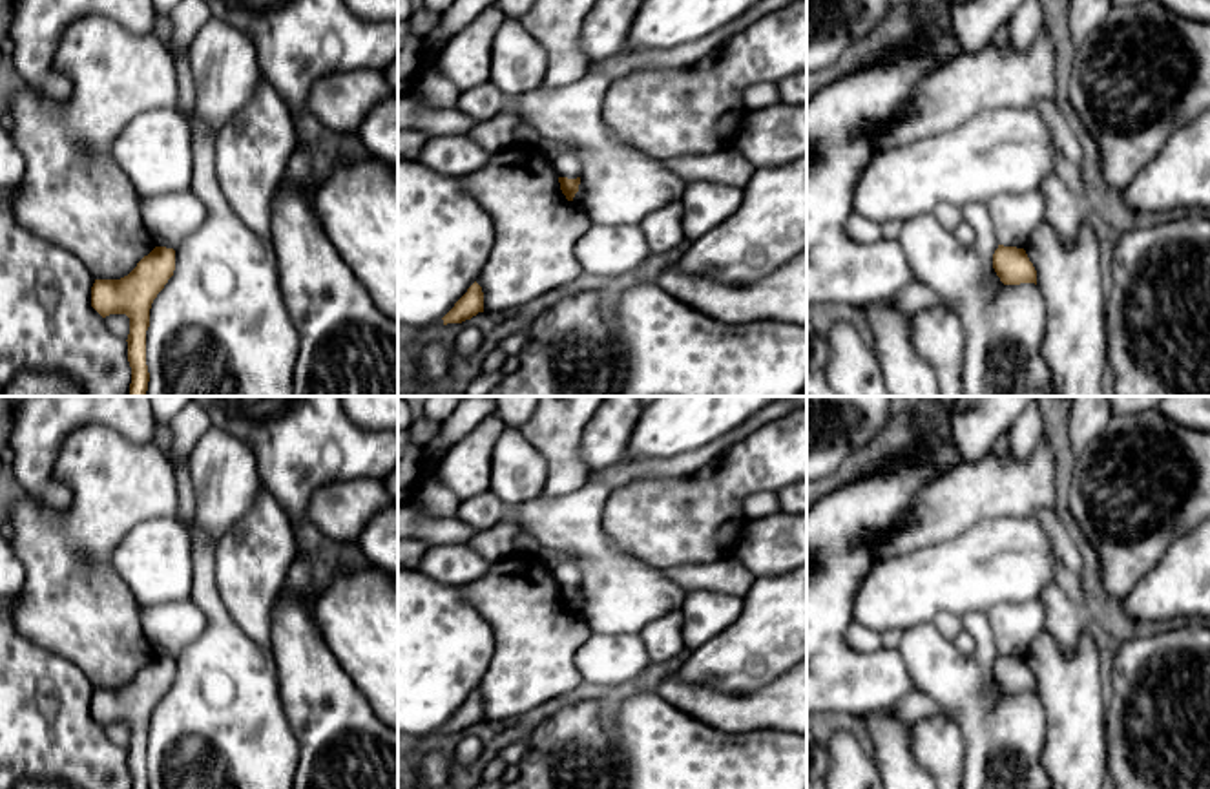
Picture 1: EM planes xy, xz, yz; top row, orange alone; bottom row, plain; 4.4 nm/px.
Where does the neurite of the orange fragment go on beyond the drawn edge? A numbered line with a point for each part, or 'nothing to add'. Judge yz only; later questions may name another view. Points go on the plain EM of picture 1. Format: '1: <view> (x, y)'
nothing to add

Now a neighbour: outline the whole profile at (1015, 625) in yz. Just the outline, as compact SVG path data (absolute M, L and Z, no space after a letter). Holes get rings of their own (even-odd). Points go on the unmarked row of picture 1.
M1038 599L1004 603L987 610L998 654L1024 658L1044 628L1044 605Z

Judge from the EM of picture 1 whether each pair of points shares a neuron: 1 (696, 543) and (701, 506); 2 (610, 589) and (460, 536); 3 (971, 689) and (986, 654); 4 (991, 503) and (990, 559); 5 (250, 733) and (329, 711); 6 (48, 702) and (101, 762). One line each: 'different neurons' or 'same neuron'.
1: same neuron
2: different neurons
3: different neurons
4: different neurons
5: different neurons
6: same neuron

